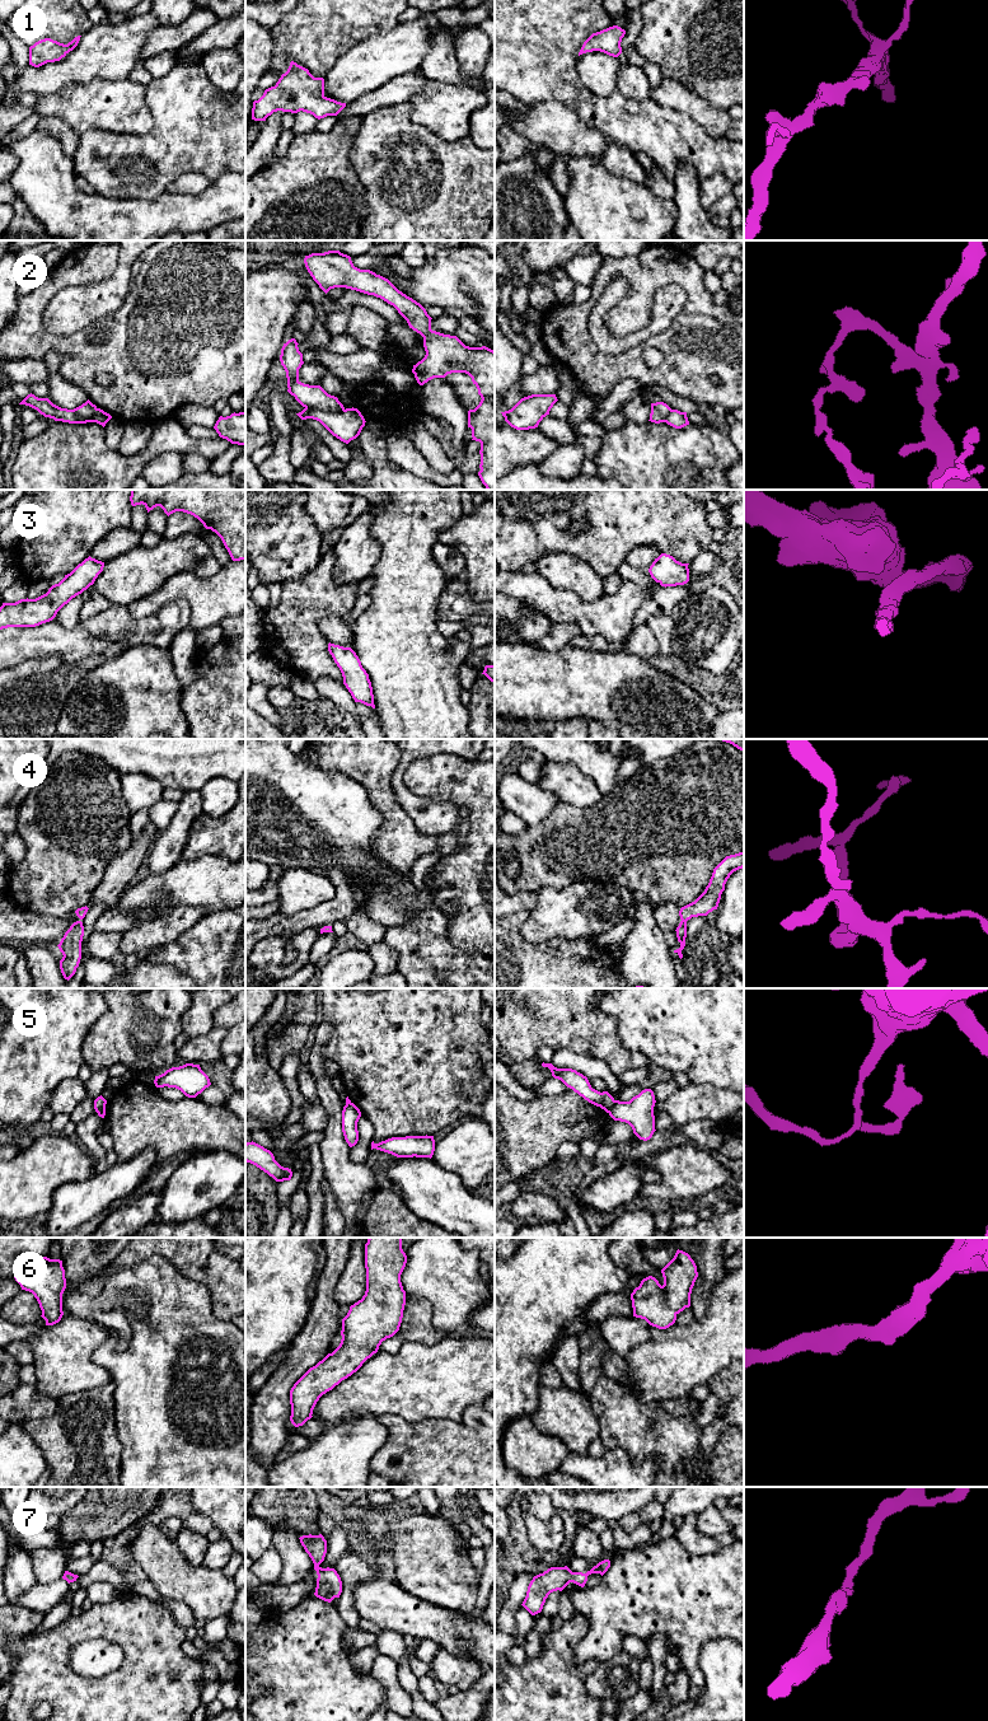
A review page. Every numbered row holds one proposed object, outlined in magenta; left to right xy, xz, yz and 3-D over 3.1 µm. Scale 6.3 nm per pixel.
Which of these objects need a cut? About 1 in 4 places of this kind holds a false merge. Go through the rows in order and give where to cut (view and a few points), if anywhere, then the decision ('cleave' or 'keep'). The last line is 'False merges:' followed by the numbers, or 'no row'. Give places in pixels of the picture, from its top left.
1: no cut; keep
2: cut in xz along (305, 407), (335, 412), (343, 410); cleave
3: no cut; keep
4: no cut; keep
5: cut in yz along (616, 1100), (608, 1112); cleave
6: no cut; keep
7: no cut; keep
False merges: 2, 5

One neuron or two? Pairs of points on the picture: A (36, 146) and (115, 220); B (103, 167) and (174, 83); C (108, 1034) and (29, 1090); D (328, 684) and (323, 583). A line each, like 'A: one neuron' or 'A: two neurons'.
A: one neuron
B: one neuron
C: two neurons
D: two neurons

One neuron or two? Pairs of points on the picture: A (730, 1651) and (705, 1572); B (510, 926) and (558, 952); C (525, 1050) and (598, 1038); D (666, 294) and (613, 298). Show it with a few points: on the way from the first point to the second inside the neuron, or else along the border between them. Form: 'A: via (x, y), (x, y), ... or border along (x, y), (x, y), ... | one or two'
A: border along (730, 1637), (710, 1638), (702, 1645), (699, 1652) | two
B: via (516, 940), (528, 952), (544, 952) | one
C: via (543, 1037), (580, 1037) | one
D: via (655, 323), (632, 340), (610, 340), (599, 327) | one

